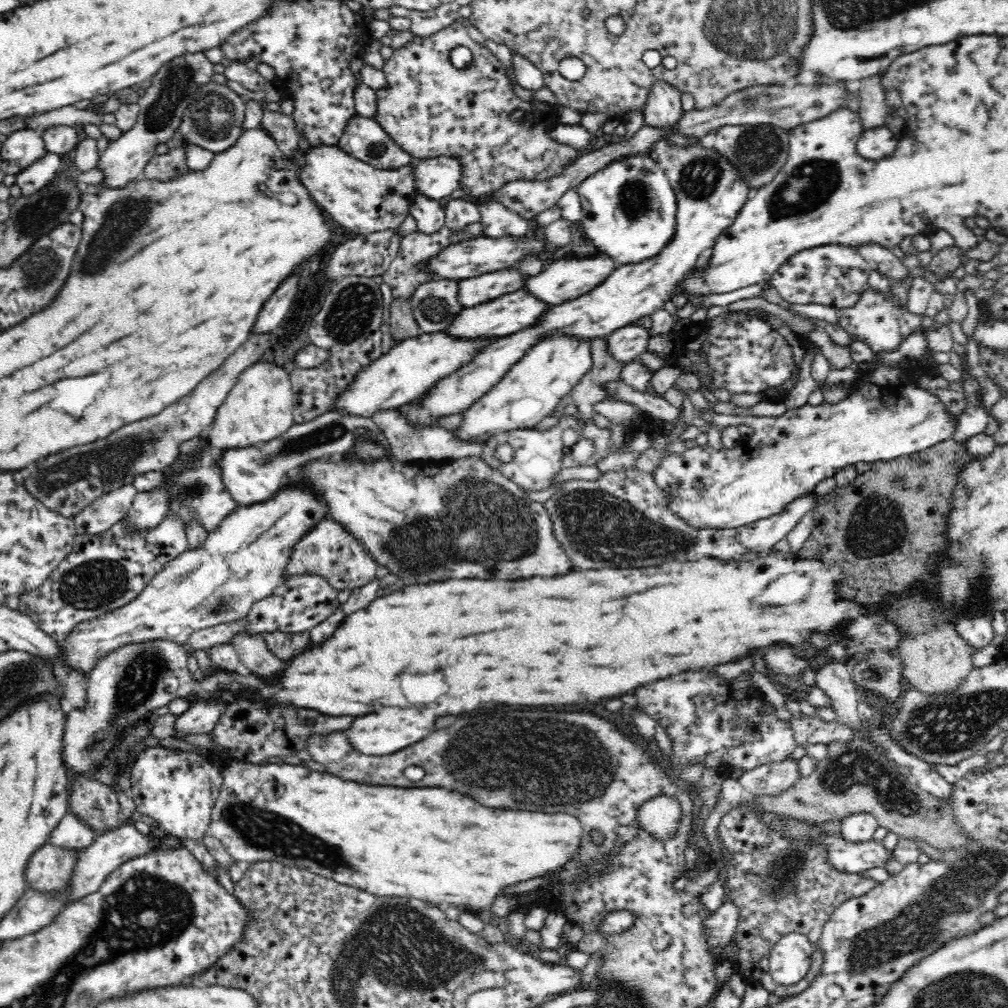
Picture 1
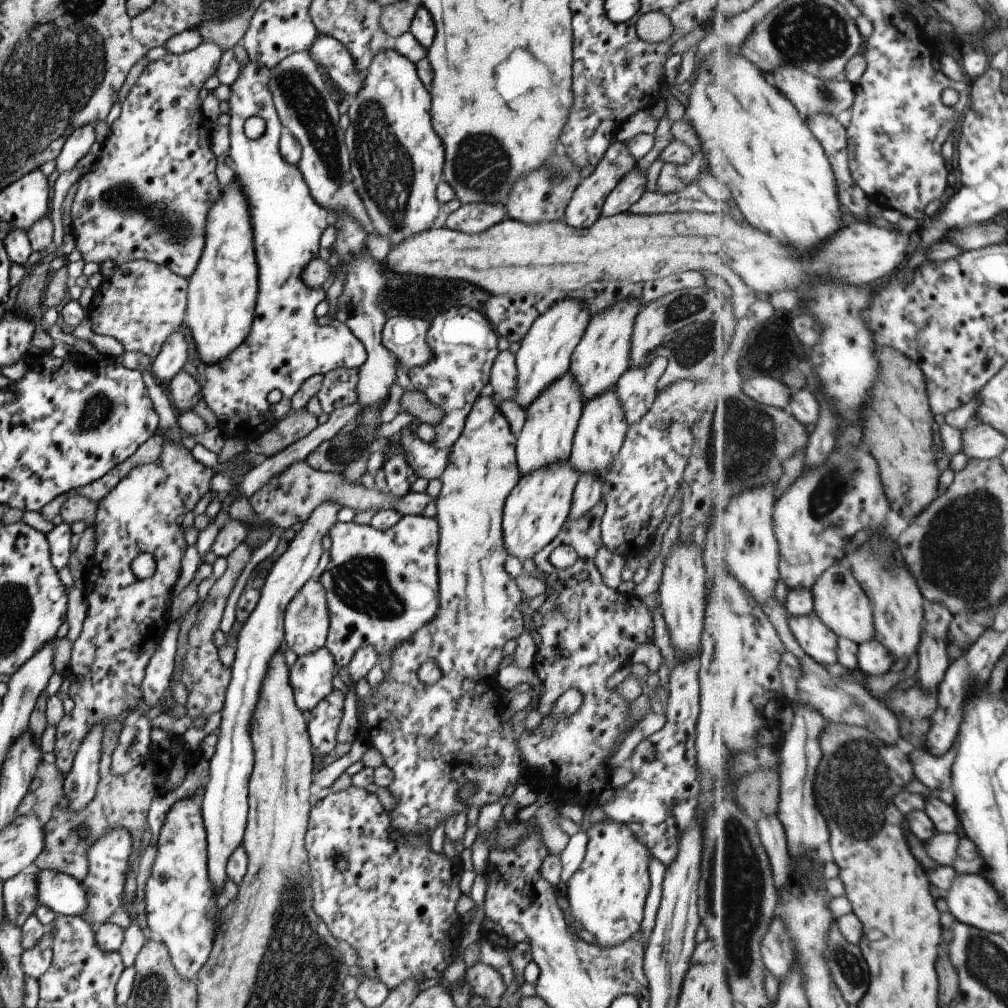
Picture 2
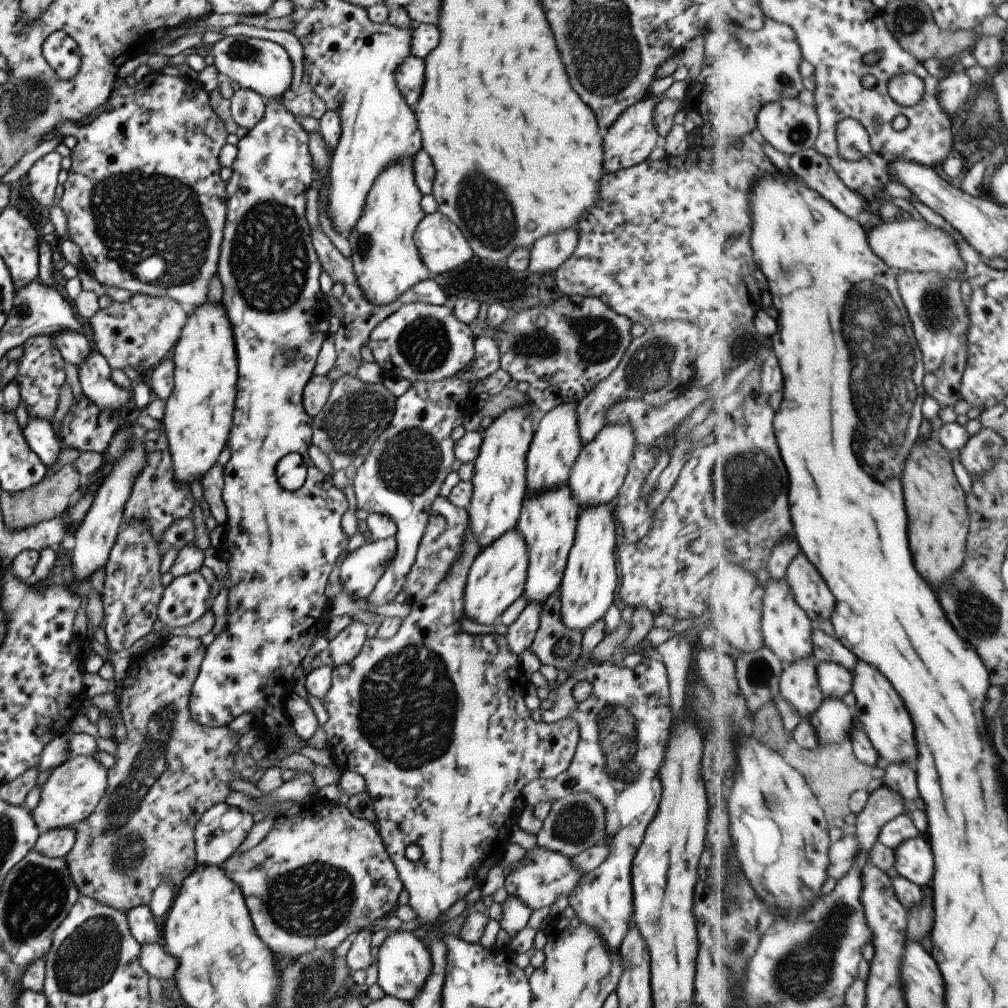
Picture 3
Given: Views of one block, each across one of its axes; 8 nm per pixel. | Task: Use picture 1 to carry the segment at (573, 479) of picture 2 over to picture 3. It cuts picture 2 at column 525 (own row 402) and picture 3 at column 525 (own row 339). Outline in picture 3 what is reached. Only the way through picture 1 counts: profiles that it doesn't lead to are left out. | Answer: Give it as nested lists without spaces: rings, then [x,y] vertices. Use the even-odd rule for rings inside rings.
[[[515,528],[481,549],[469,566],[462,593],[462,616],[479,624],[492,624],[524,592],[528,555]]]

